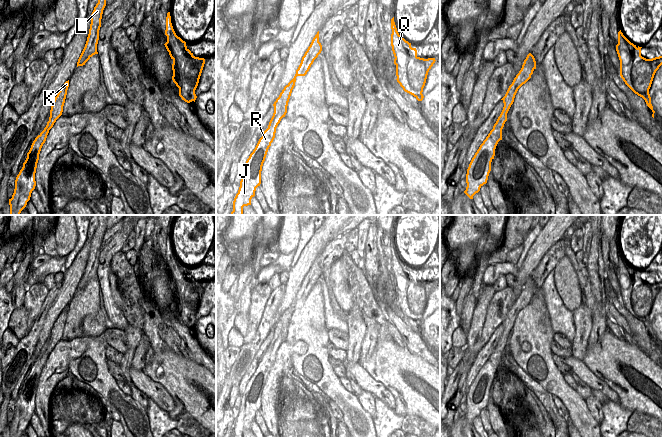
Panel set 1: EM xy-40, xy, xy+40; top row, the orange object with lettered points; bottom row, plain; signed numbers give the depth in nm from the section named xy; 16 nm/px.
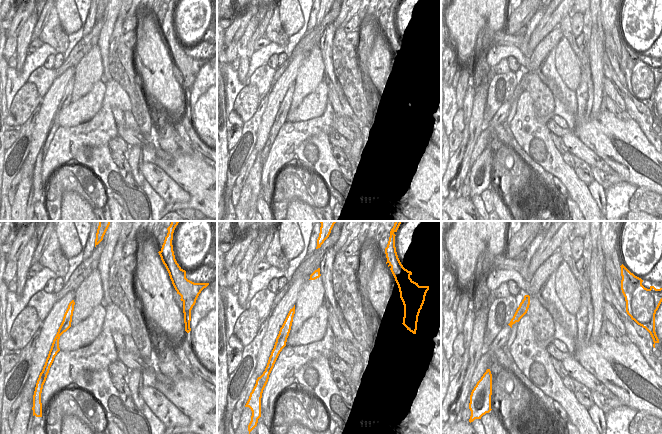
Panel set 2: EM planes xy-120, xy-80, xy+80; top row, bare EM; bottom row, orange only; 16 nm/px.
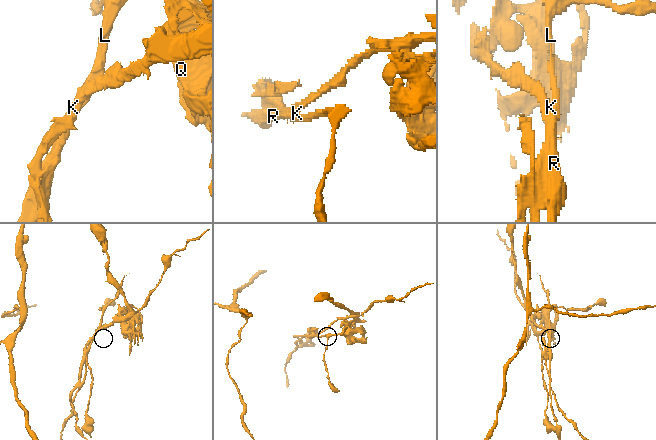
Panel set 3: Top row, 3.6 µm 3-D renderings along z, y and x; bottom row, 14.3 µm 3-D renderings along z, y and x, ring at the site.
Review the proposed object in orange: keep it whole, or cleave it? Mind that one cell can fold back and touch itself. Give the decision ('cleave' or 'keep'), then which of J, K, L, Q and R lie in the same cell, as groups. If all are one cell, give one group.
cleave | J L R / K Q

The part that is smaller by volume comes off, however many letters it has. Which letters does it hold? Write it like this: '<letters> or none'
J, L, R.

